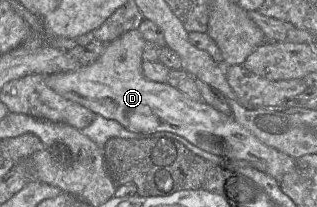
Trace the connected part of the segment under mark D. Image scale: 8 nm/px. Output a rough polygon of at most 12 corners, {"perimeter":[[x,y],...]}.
{"perimeter":[[138,29],[46,84],[129,131],[281,178],[296,159],[141,69]]}

